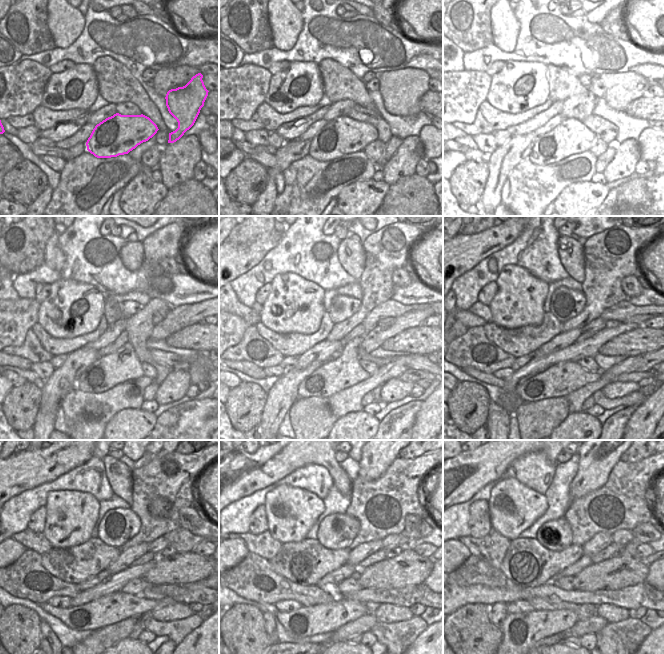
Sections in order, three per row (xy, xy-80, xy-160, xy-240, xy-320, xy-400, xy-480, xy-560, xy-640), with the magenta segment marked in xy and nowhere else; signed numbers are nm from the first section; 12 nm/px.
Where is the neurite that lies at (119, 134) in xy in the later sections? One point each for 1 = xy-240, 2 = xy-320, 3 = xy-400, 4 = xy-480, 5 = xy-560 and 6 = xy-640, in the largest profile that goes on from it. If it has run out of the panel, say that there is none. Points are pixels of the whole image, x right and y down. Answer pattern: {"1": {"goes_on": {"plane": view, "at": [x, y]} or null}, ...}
{"1": {"goes_on": {"plane": "xy-240", "at": [122, 365]}}, "2": {"goes_on": {"plane": "xy-320", "at": [334, 375]}}, "3": {"goes_on": {"plane": "xy-400", "at": [559, 380]}}, "4": {"goes_on": {"plane": "xy-480", "at": [116, 607]}}, "5": {"goes_on": {"plane": "xy-560", "at": [307, 621]}}, "6": {"goes_on": {"plane": "xy-640", "at": [520, 632]}}}

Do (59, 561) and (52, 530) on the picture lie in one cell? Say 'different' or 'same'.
different

